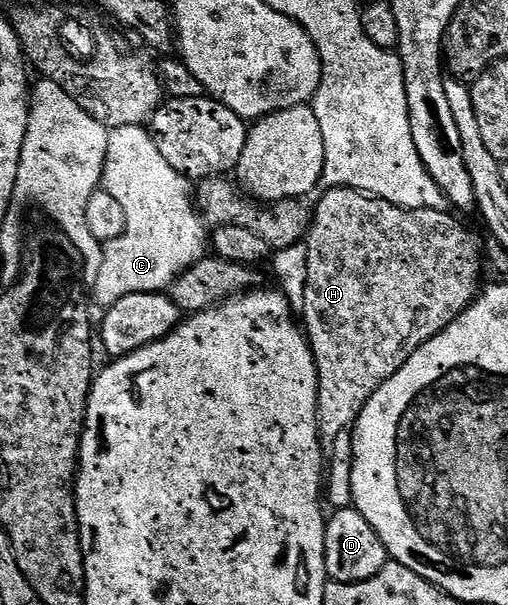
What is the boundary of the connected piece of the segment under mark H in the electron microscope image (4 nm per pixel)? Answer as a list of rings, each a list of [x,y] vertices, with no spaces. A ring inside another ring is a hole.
[[[333,187],[322,193],[324,195],[320,197],[319,204],[313,207],[311,230],[308,231],[305,240],[308,249],[308,285],[305,288],[305,309],[301,314],[301,323],[305,328],[319,374],[317,397],[319,442],[324,448],[331,449],[343,434],[346,436],[354,428],[356,421],[359,420],[359,414],[365,409],[373,393],[377,393],[380,385],[392,379],[403,368],[405,361],[409,361],[409,357],[413,357],[413,353],[417,353],[417,349],[425,345],[425,341],[440,335],[462,311],[475,302],[481,291],[479,278],[483,275],[483,255],[479,252],[478,241],[467,232],[467,227],[461,220],[454,219],[459,217],[452,214],[450,210],[413,209],[410,211],[384,199],[377,199],[373,195],[354,191],[352,187]]]

